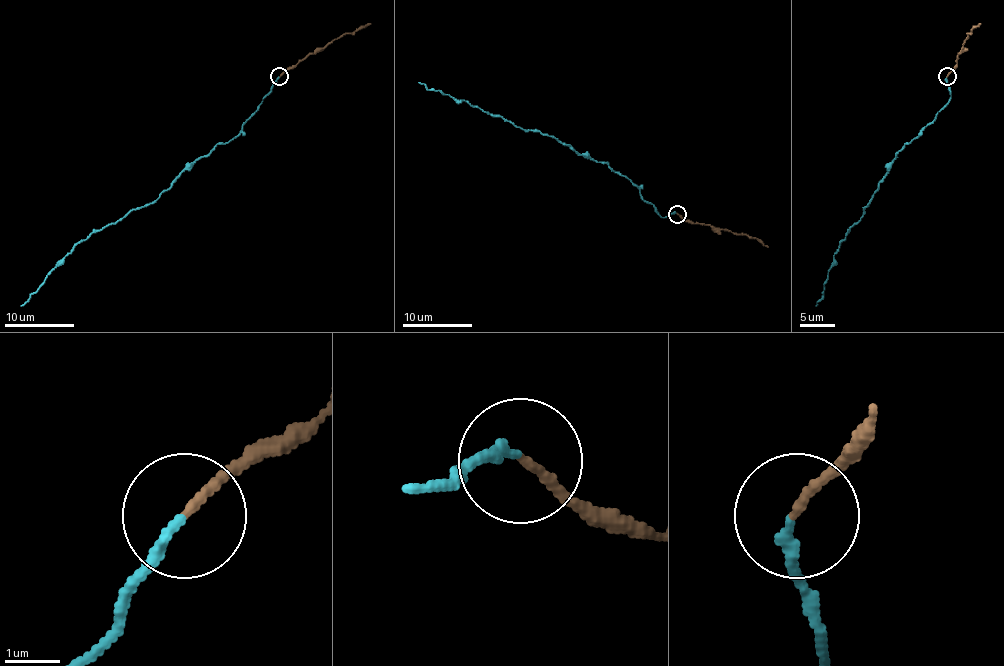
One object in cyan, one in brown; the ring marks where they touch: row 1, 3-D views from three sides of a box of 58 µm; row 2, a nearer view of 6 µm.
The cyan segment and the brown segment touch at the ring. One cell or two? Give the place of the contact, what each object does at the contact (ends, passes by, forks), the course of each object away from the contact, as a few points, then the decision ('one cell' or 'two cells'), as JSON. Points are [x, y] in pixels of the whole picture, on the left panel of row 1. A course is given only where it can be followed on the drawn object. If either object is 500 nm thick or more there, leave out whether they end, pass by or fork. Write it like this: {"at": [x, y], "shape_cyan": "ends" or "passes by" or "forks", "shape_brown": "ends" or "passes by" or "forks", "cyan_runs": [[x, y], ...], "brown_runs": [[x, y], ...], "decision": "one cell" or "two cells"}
{"at": [279, 76], "shape_cyan": "ends", "shape_brown": "ends", "cyan_runs": [[279, 76], [235, 137], [198, 157], [153, 202], [130, 209], [114, 223], [93, 230], [21, 306]], "brown_runs": [[279, 76], [335, 39], [370, 23]], "decision": "one cell"}

